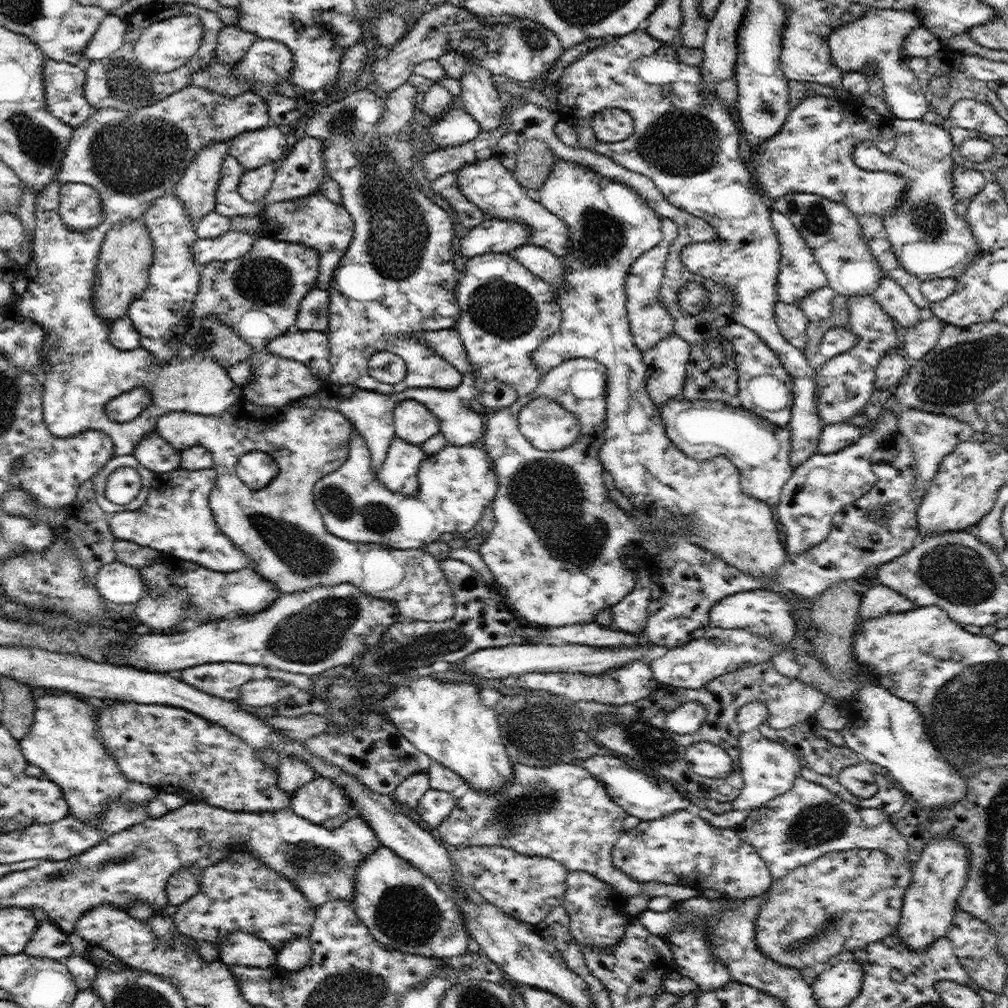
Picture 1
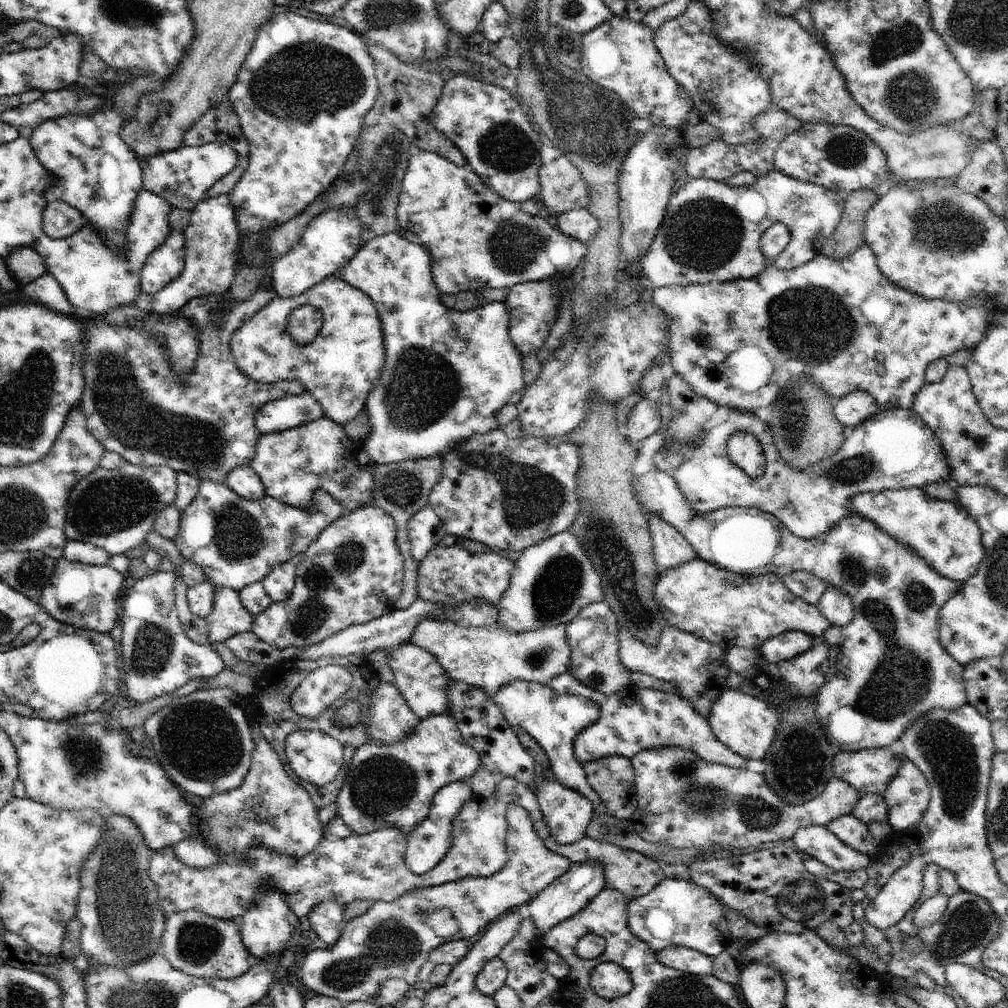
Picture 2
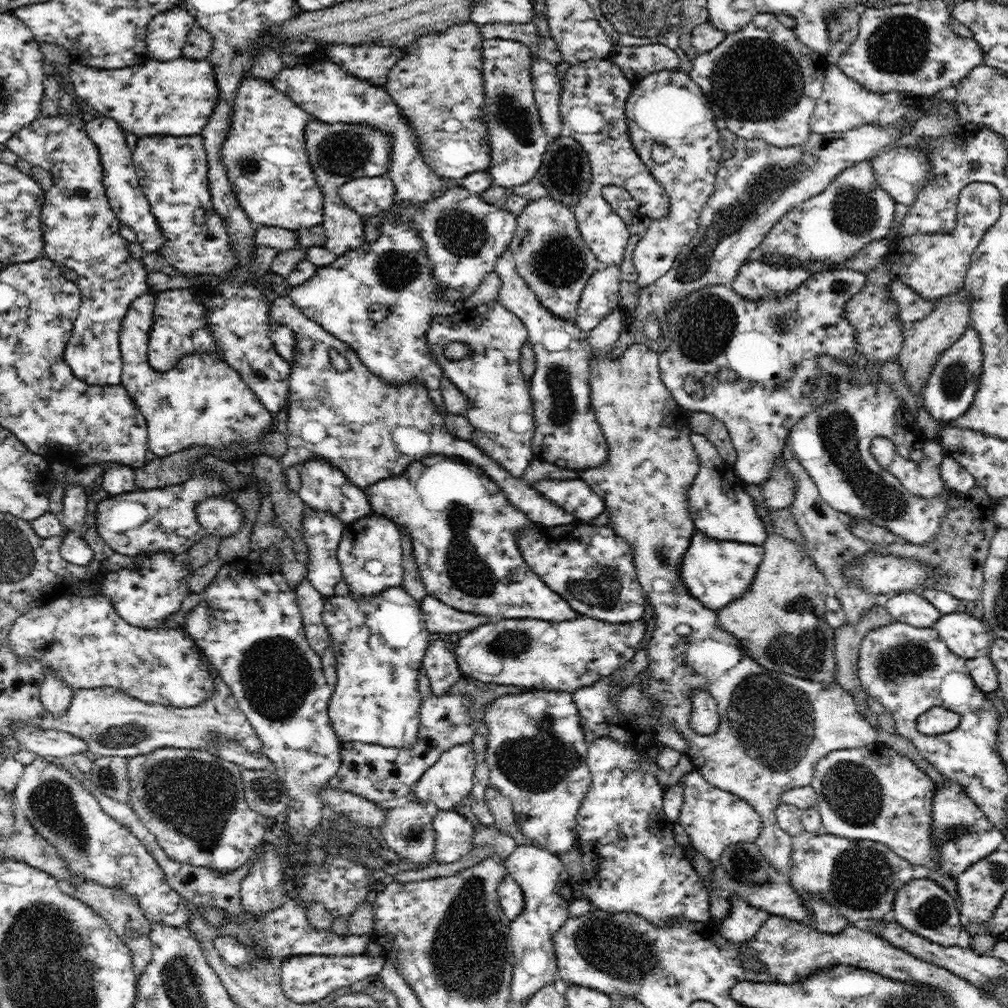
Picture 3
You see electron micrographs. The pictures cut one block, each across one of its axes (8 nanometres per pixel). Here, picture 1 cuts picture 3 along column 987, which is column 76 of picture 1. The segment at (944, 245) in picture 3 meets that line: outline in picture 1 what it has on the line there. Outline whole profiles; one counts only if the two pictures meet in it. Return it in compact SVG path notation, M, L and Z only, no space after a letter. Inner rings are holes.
M67 182L60 187L60 220L71 230L84 232L105 220L98 190L80 182Z

